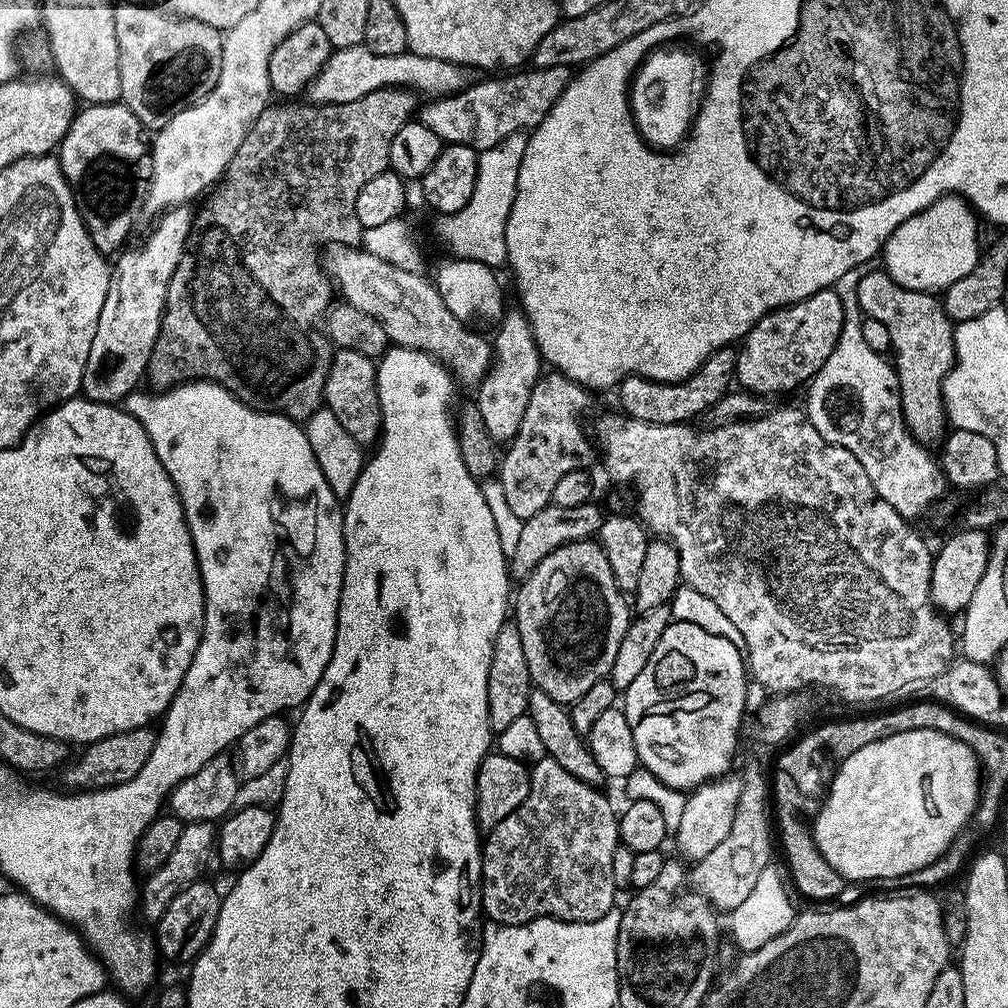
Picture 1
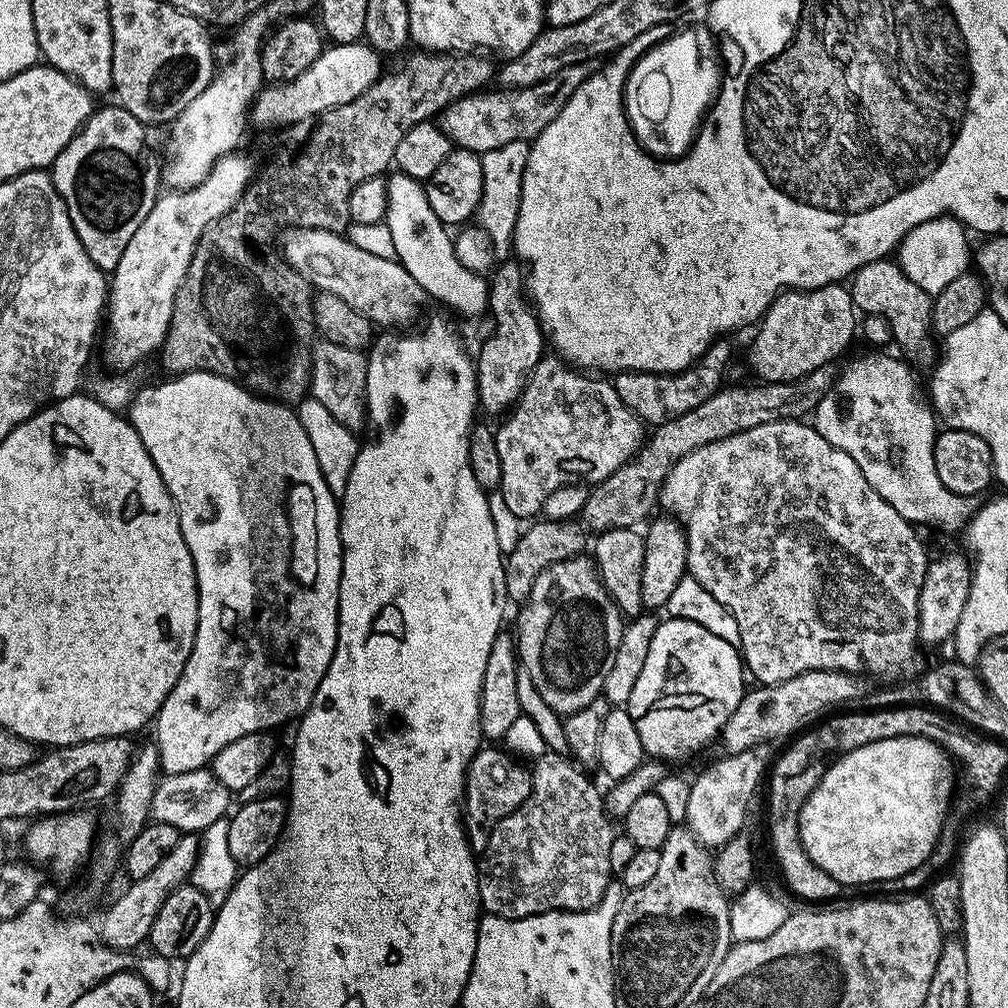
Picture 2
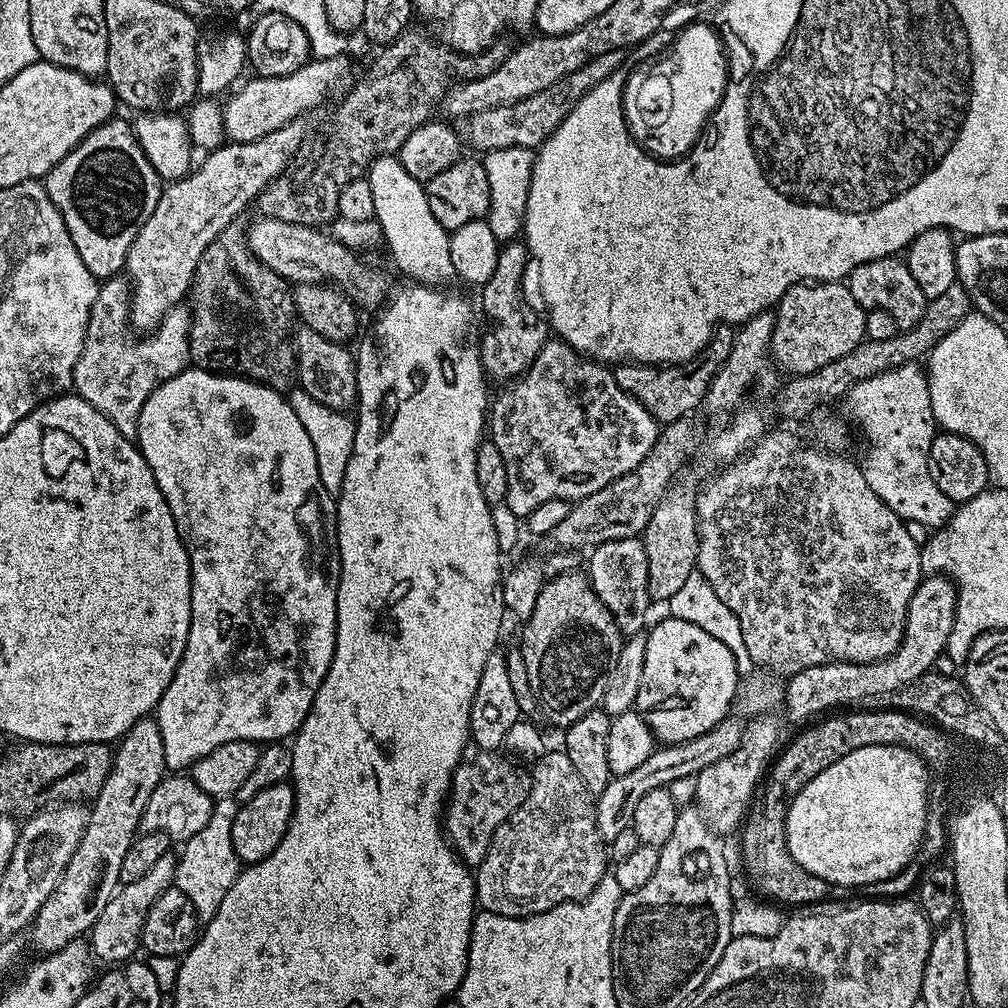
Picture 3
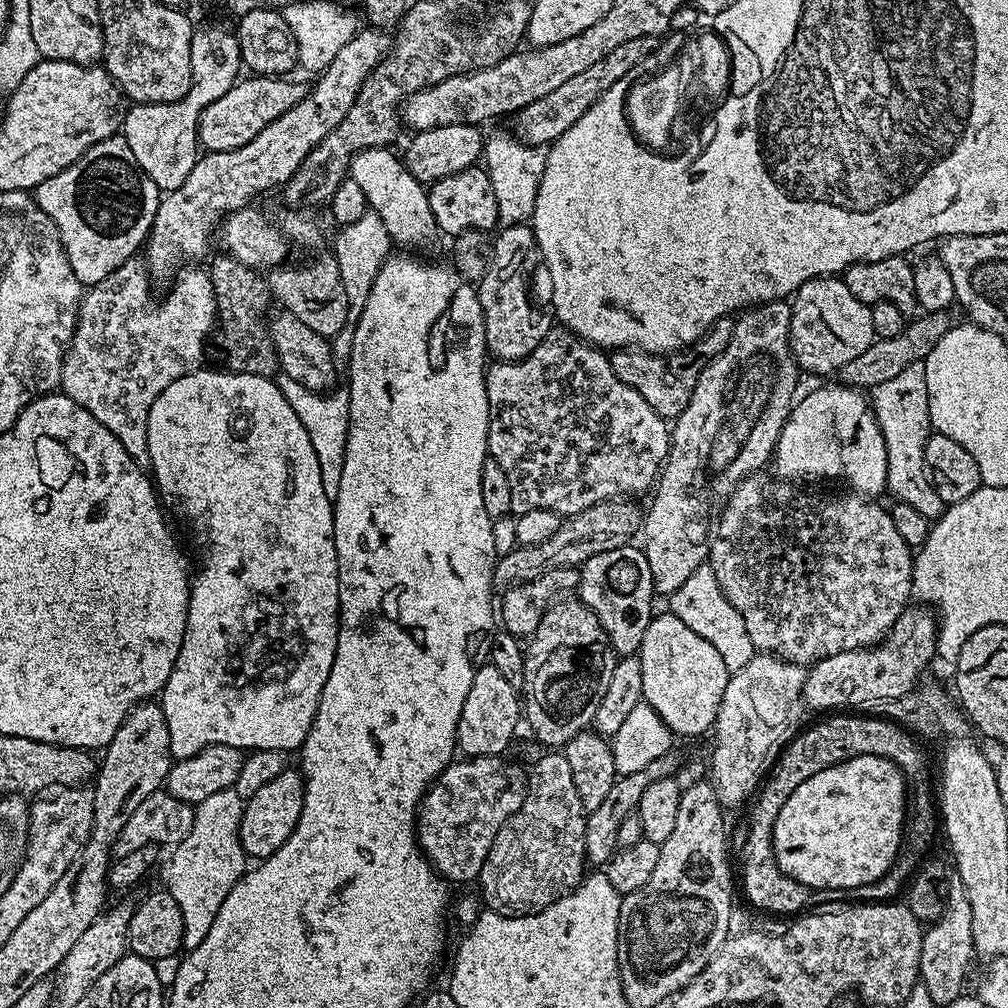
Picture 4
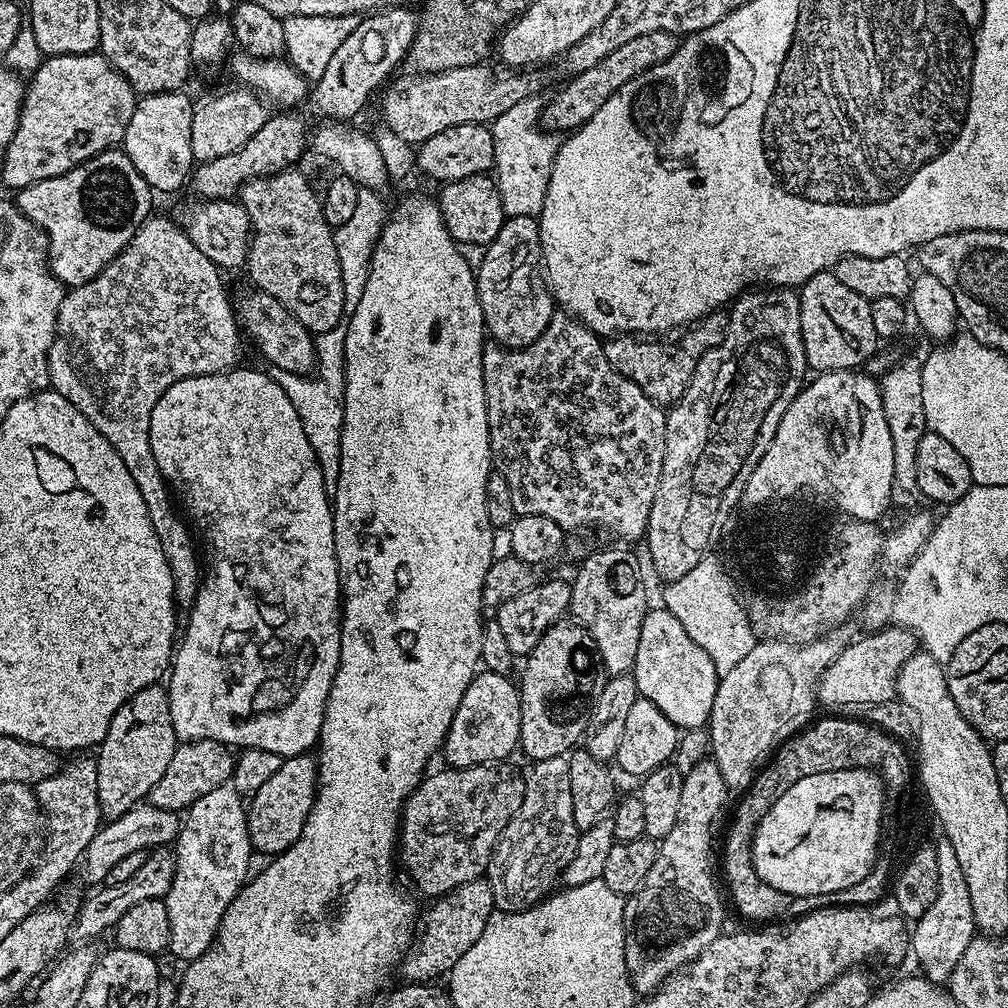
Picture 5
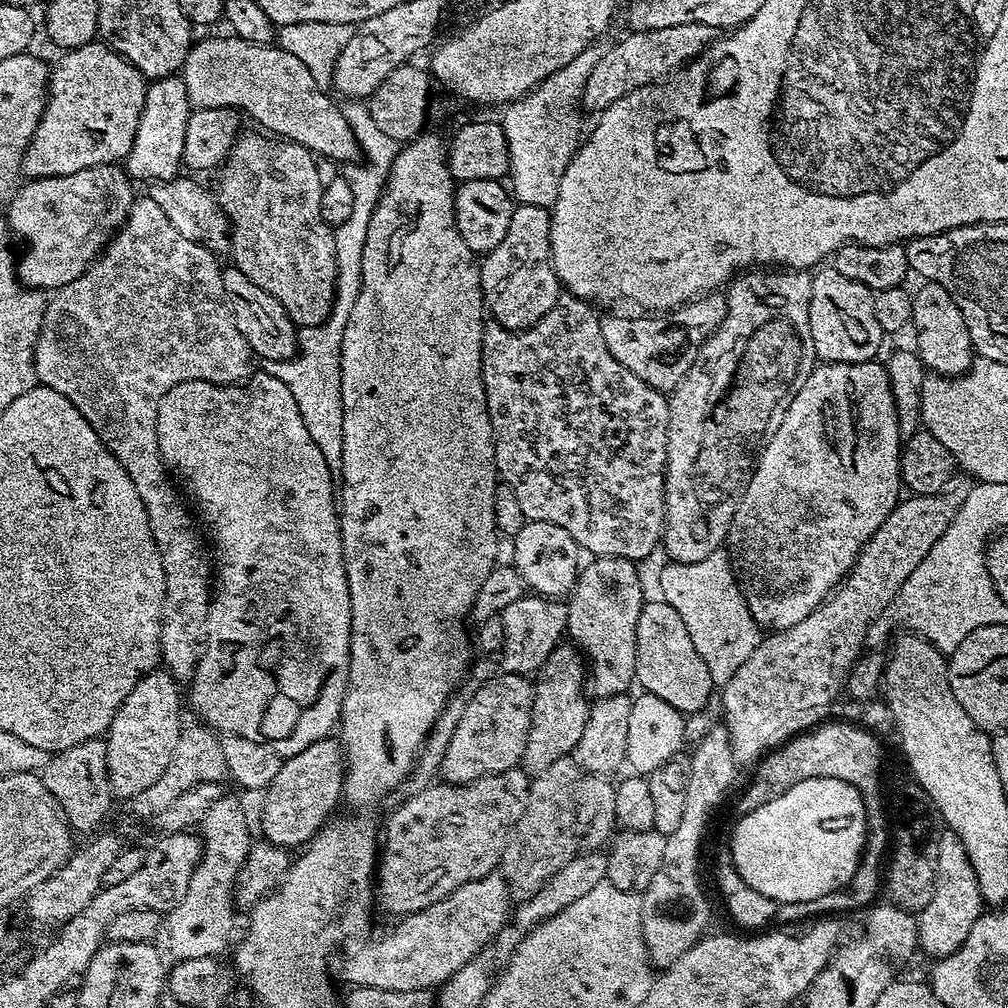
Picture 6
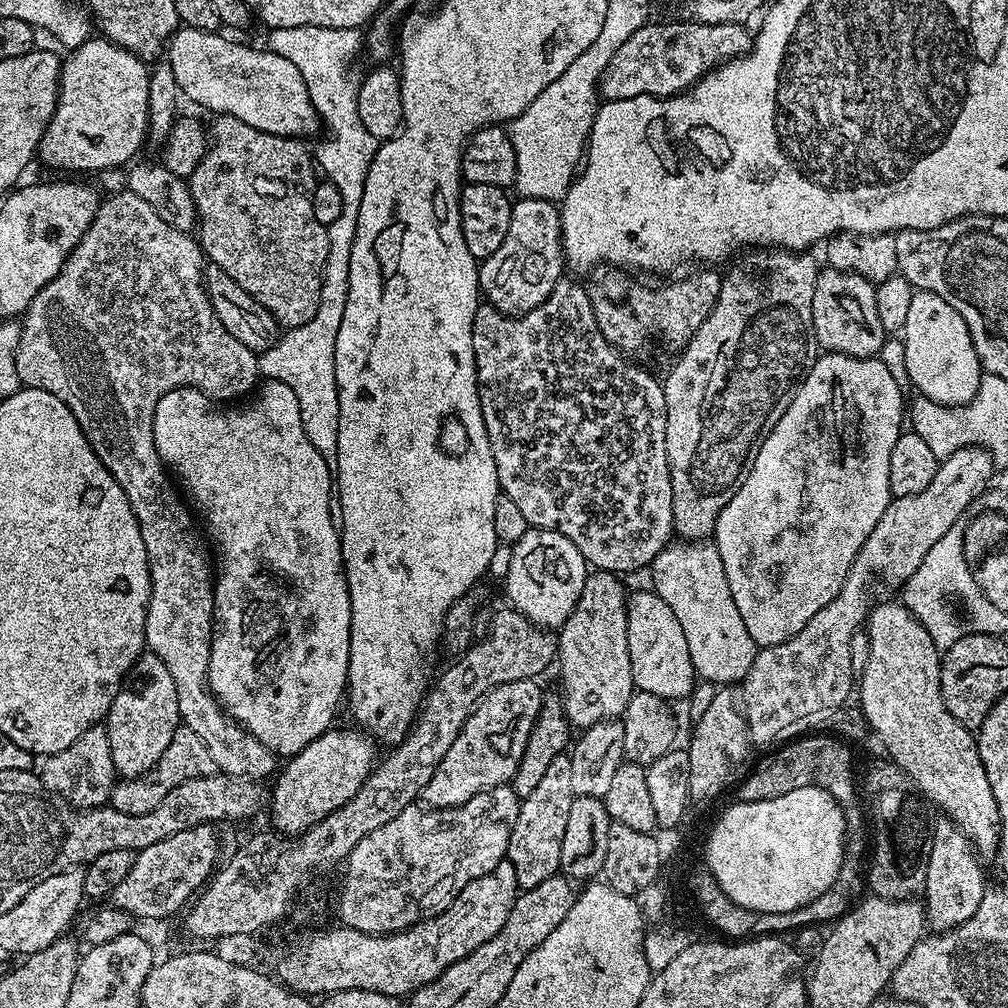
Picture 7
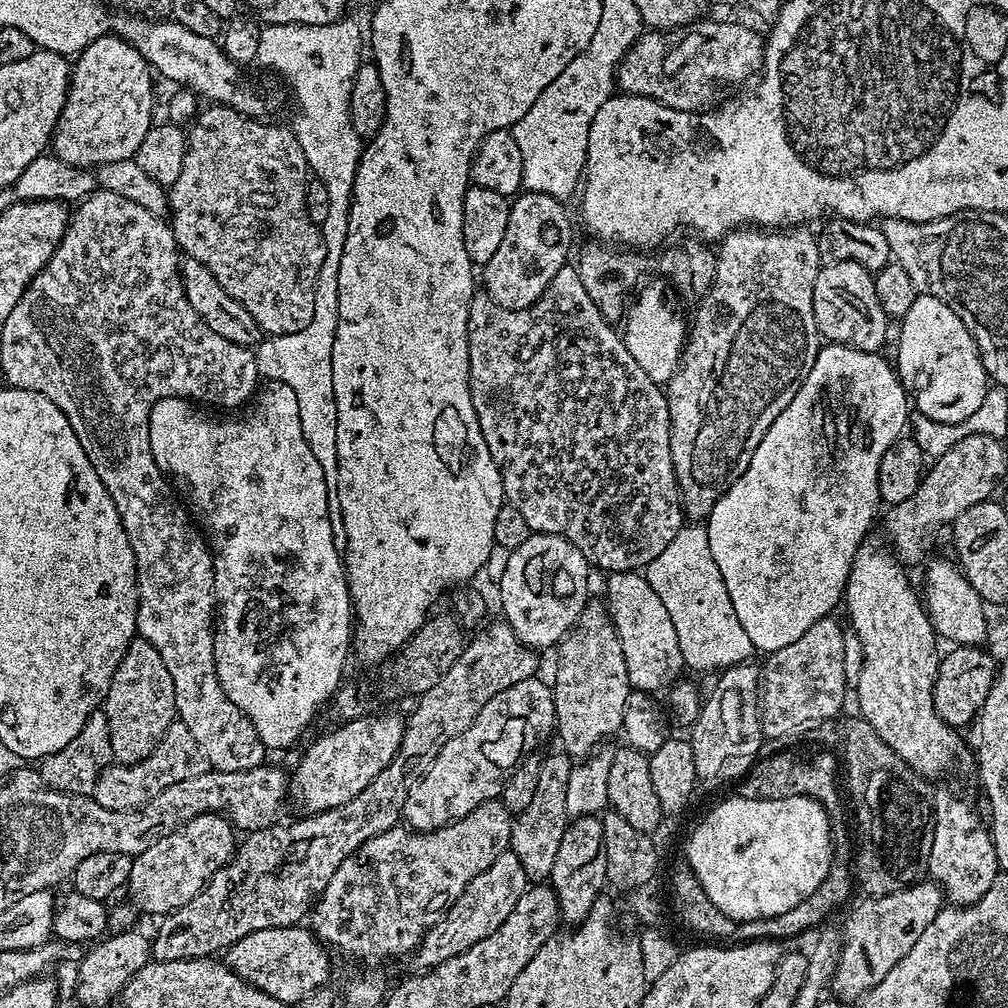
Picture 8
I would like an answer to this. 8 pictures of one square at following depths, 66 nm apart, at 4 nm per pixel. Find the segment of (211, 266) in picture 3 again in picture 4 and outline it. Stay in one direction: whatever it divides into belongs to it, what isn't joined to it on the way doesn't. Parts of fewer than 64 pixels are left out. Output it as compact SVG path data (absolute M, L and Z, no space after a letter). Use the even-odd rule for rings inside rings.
M220 254L213 262L210 275L216 295L218 320L222 325L215 333L214 348L216 344L221 358L228 363L225 364L227 371L275 377L278 372L276 351L272 345L272 333L266 323L269 315L268 300L270 304L267 279L257 269L248 268L227 254Z

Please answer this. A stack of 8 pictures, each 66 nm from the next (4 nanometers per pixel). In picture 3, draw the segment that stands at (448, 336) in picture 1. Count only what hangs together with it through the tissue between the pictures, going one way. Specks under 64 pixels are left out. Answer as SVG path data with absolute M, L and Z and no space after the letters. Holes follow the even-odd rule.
M261 215L259 219L246 228L248 248L253 256L285 280L293 285L331 282L361 309L376 310L385 303L390 292L387 278L378 269L367 268L353 249L347 248L327 231L310 224L282 222L273 216Z

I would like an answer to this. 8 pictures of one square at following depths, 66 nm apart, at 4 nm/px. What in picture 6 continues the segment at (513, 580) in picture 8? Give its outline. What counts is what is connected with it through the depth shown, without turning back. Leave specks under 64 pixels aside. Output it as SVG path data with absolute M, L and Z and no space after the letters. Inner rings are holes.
M527 521L512 540L512 563L515 570L520 580L538 596L567 597L576 584L578 569L582 564L580 556L582 552L574 538L570 538L562 526L554 526L554 522Z

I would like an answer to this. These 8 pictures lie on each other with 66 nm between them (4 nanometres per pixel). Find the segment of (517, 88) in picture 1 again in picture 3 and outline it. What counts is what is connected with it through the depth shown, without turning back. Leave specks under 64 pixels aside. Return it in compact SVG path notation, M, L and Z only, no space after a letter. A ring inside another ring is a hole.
M615 48L614 50L610 50L606 54L598 54L598 58L594 58L590 62L586 62L586 66L578 66L578 70L574 70L574 74L566 74L566 78L562 78L558 82L554 82L554 86L546 86L546 90L538 90L538 94L530 94L530 98L522 98L518 102L510 102L509 104L503 104L502 106L494 106L490 110L482 110L481 112L476 112L474 115L467 117L465 124L468 124L468 125L465 126L464 128L465 133L463 132L463 135L466 137L466 140L467 140L466 135L468 135L469 142L472 143L474 147L481 148L482 150L481 153L484 153L484 154L492 152L493 150L502 150L503 148L530 148L533 150L539 149L540 145L544 144L550 138L550 134L554 134L554 130L558 130L558 126L561 124L562 121L564 121L564 119L566 118L566 114L570 114L570 110L574 110L574 106L576 105L576 103L578 103L581 100L581 98L583 98L590 91L590 89L592 89L594 86L598 86L598 82L602 82L606 78L610 78L610 74L614 74L614 70L618 70L618 66L622 66L622 62L624 61L624 58L625 58L625 53L621 51L621 49L618 49L618 48Z

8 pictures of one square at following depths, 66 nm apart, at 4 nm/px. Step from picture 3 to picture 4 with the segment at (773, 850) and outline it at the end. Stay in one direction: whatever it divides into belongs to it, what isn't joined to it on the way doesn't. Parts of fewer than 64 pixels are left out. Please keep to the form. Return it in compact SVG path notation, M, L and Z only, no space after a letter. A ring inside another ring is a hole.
M770 768L765 775L763 782L755 798L747 805L742 820L742 834L738 846L738 870L742 872L742 888L747 898L746 901L753 909L760 909L772 914L790 914L797 915L803 911L802 906L806 900L809 901L810 890L804 884L797 882L796 879L790 878L777 865L772 850L773 824L776 820L768 820L768 828L764 824L756 824L756 808L764 808L768 800L764 800L763 792L768 792L768 785L772 784L772 778L776 772Z

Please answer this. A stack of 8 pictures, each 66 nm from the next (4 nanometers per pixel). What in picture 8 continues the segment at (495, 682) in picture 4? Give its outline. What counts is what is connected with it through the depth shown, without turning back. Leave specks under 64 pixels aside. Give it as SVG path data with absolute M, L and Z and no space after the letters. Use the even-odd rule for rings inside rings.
M540 678L526 682L518 682L518 686L510 686L510 690L502 690L502 694L494 694L482 710L478 710L478 718L458 734L458 738L450 738L446 746L442 746L438 758L434 758L434 766L426 770L424 777L410 790L410 798L406 798L403 823L414 832L433 832L442 826L452 824L456 820L466 818L470 810L482 806L482 802L495 800L503 793L504 784L510 774L526 757L537 751L536 740L544 740L553 735L556 726L556 711L551 687L543 684Z

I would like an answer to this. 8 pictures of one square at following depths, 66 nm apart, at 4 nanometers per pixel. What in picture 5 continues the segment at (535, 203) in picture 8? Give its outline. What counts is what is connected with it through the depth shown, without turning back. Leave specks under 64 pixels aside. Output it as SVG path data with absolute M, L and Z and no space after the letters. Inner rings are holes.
M510 216L505 219L498 238L483 249L484 261L475 269L478 302L482 302L482 314L487 335L504 348L525 348L540 337L542 330L554 315L552 293L542 271L540 255L540 221L535 216Z

